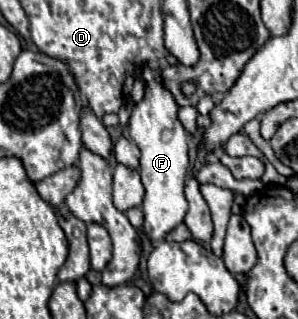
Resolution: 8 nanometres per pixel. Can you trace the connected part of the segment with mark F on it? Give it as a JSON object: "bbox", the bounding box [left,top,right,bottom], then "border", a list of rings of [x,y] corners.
{"bbox":[129,66,189,242],"border":[[[145,66],[141,78],[147,82],[147,92],[145,98],[133,106],[131,116],[129,116],[129,134],[133,142],[141,150],[141,182],[145,186],[145,196],[143,196],[143,232],[151,242],[165,240],[165,236],[183,222],[183,216],[187,212],[187,200],[183,196],[183,186],[185,186],[185,176],[189,168],[189,156],[187,156],[187,132],[179,124],[177,118],[177,104],[163,88],[163,80],[159,80],[159,74],[155,68]]]}

